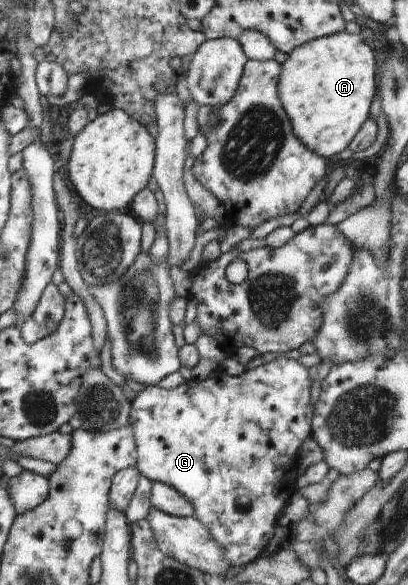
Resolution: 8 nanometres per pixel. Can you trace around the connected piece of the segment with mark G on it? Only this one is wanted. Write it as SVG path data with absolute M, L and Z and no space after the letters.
M279 356L279 358L275 358L275 360L271 360L271 362L267 362L267 364L258 368L247 368L239 376L229 376L229 374L218 369L205 380L192 378L189 381L184 381L177 388L171 388L171 390L160 388L158 385L148 385L145 390L137 394L135 400L131 401L132 410L129 422L133 426L135 444L137 444L136 468L139 473L151 482L167 484L183 494L195 508L194 518L201 520L201 524L205 524L209 528L209 534L213 536L213 540L217 540L217 544L221 544L221 548L225 552L225 560L231 562L232 566L249 565L259 559L259 556L262 556L269 542L273 539L279 518L283 514L283 508L287 506L290 498L300 488L300 479L297 474L299 449L304 440L312 436L311 422L314 416L314 405L311 403L310 396L312 380L309 375L308 370L297 360Z

